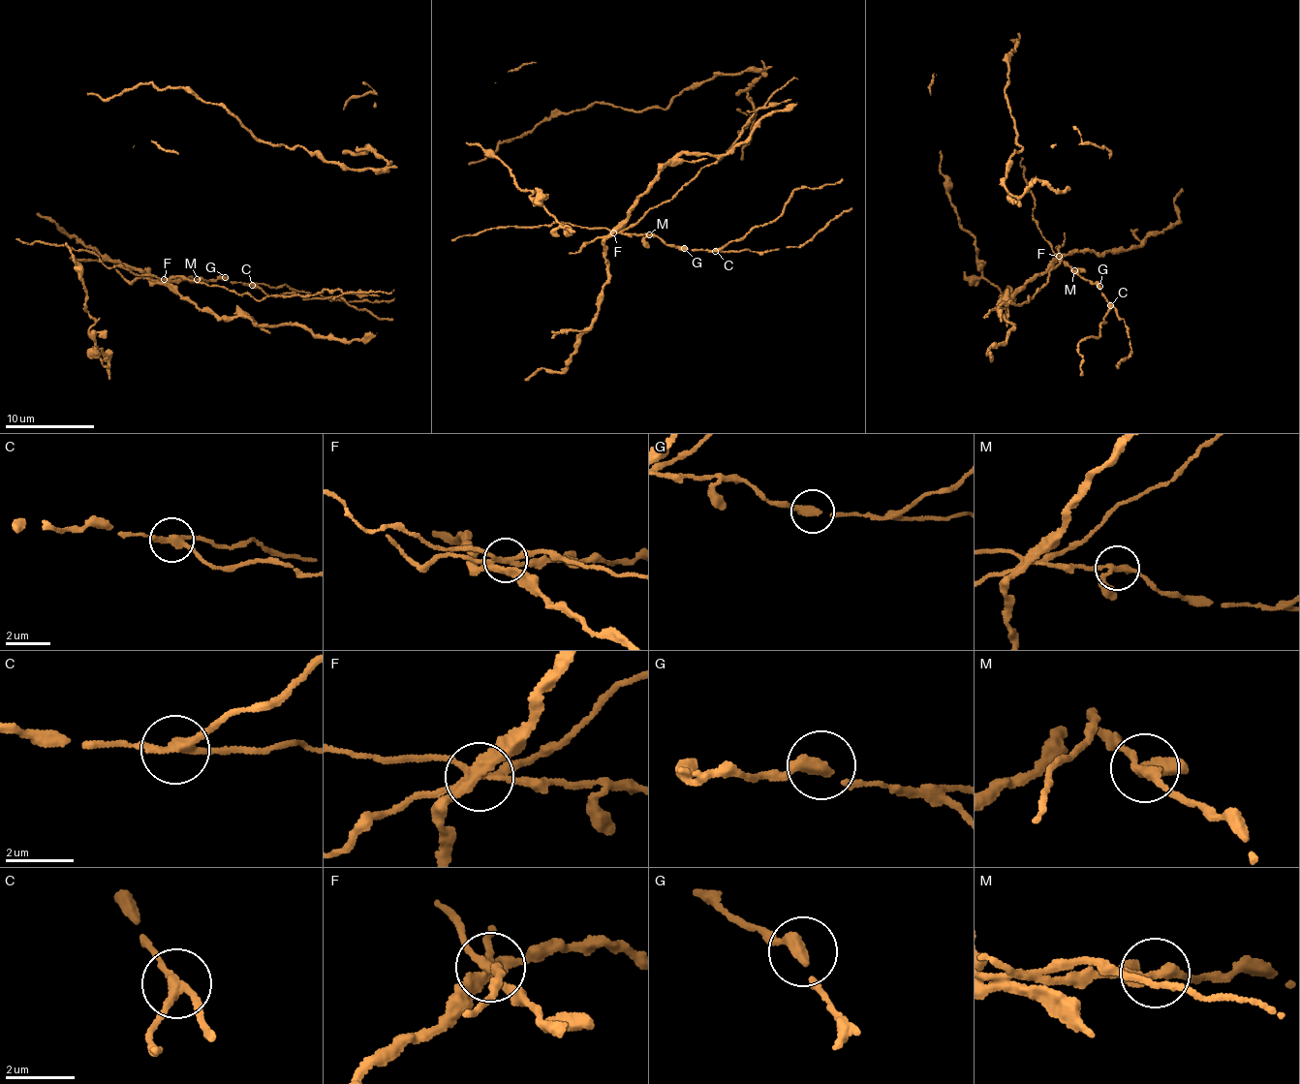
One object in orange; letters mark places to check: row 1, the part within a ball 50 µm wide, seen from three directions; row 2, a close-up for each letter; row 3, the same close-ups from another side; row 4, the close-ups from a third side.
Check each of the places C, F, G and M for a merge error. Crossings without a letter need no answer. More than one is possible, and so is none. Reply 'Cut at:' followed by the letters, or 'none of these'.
Cut at: C, F

